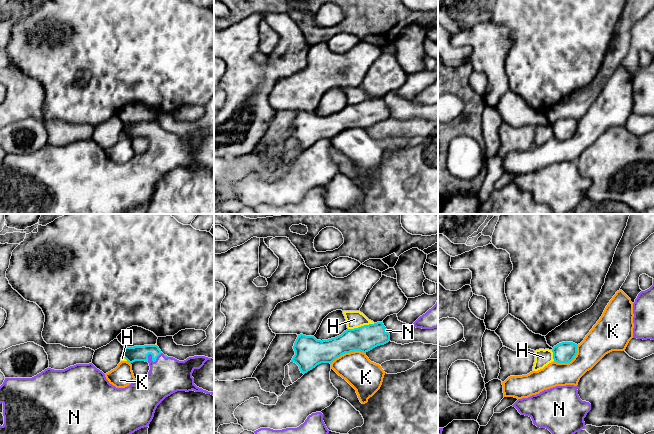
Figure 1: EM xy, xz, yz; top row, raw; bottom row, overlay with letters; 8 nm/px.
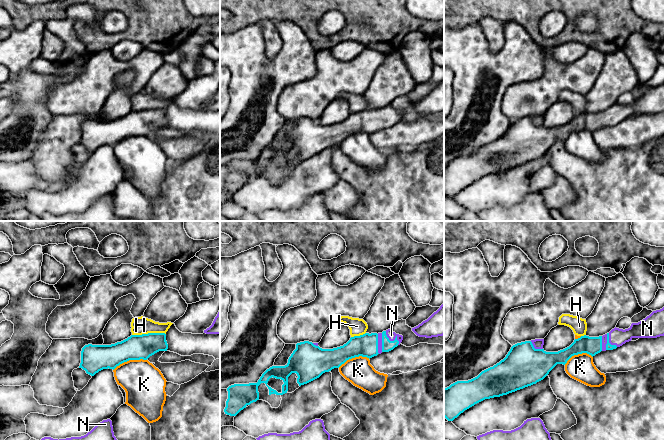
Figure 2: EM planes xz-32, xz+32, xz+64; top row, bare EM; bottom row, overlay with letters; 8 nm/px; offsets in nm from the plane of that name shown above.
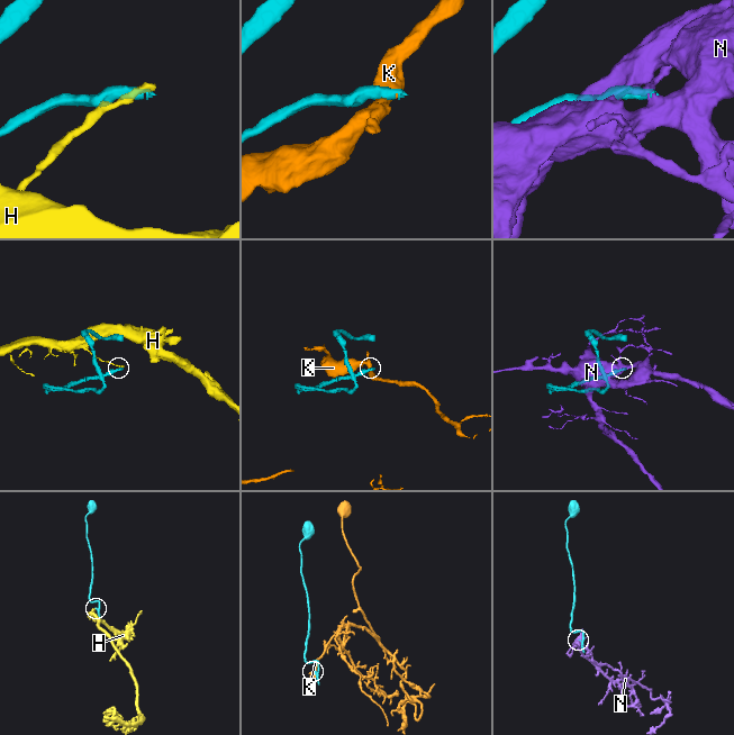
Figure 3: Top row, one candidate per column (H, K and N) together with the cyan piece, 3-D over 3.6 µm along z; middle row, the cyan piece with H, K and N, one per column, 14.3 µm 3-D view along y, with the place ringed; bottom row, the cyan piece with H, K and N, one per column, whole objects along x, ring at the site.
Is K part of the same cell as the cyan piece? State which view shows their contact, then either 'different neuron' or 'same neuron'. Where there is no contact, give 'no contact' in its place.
contact in xz; different neuron

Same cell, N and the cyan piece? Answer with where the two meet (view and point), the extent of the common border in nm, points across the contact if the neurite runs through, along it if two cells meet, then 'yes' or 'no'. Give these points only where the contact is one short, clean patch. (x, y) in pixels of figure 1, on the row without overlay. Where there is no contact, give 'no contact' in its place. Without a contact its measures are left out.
meets cyan in xy at (152, 134); contact 140 nm long; yes

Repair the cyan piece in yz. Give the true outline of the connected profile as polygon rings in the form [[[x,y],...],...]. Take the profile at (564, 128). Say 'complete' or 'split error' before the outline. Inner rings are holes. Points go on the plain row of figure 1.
complete | [[[562,118],[553,123],[553,135],[557,139],[569,139],[577,130],[577,120]]]

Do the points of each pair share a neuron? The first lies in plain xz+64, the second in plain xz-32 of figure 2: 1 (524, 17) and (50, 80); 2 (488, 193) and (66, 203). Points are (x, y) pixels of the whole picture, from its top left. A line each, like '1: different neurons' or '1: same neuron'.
1: different neurons
2: same neuron

